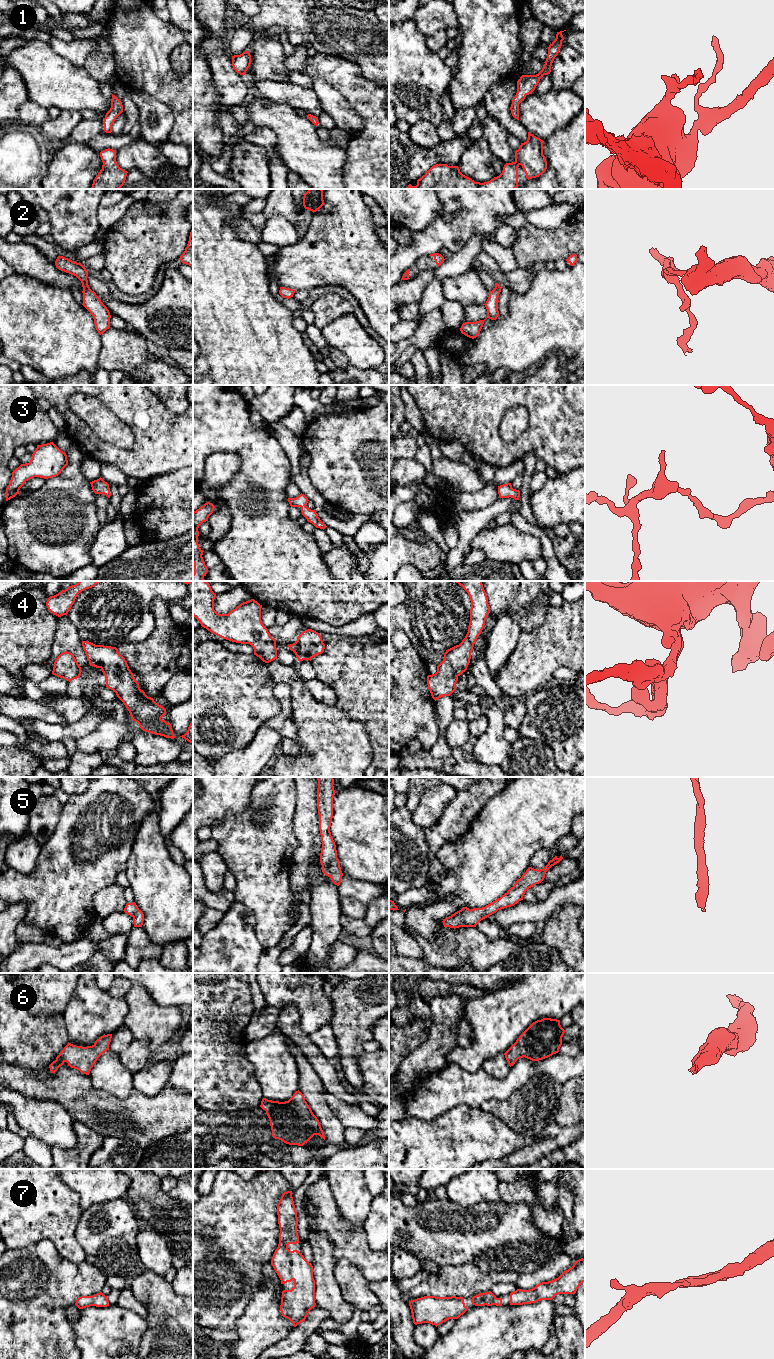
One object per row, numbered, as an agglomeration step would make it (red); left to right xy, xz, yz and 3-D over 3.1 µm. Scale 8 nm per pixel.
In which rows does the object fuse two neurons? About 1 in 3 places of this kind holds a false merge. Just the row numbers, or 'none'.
none

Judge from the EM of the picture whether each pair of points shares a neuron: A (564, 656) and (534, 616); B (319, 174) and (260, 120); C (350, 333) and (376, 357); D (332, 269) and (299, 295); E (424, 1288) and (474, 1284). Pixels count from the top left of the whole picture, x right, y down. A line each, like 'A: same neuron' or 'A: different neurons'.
A: different neurons
B: same neuron
C: same neuron
D: different neurons
E: same neuron

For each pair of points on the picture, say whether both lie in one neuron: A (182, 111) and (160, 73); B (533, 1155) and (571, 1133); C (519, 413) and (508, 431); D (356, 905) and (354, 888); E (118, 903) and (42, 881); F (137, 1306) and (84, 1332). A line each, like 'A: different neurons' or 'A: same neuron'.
A: same neuron
B: same neuron
C: same neuron
D: different neurons
E: different neurons
F: different neurons

